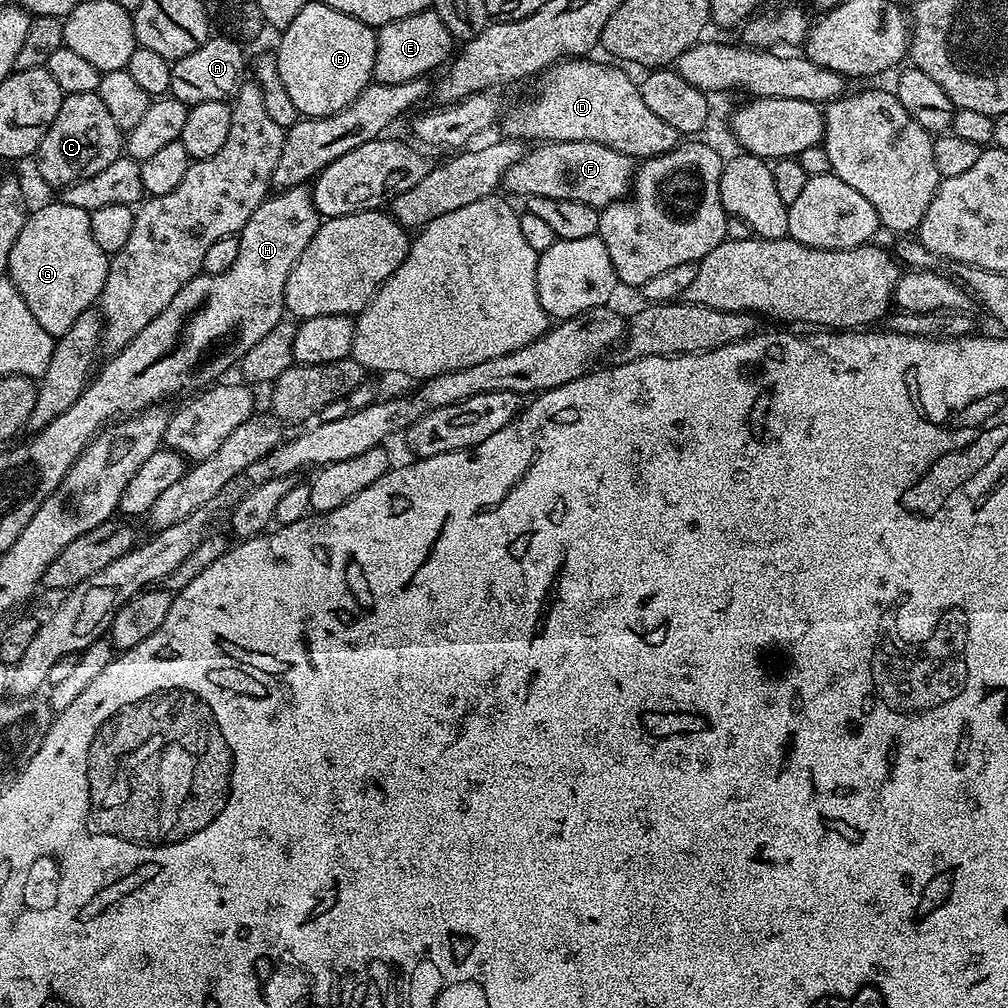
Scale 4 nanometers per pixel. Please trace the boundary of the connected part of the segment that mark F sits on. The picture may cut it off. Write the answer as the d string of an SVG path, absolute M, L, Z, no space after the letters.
M558 140L540 142L533 148L536 149L533 152L532 149L525 151L523 158L514 162L510 170L506 170L502 185L505 193L513 192L521 198L530 196L566 198L586 202L603 210L612 201L625 199L629 195L638 172L633 157L618 150L610 150L610 146L602 146L598 142Z

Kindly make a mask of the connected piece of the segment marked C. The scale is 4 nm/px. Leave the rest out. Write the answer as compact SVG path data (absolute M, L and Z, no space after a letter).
M99 92L90 94L67 94L54 122L46 130L42 142L36 147L34 161L40 176L52 188L63 190L71 184L82 182L98 170L106 170L110 162L122 155L122 133L114 126Z

